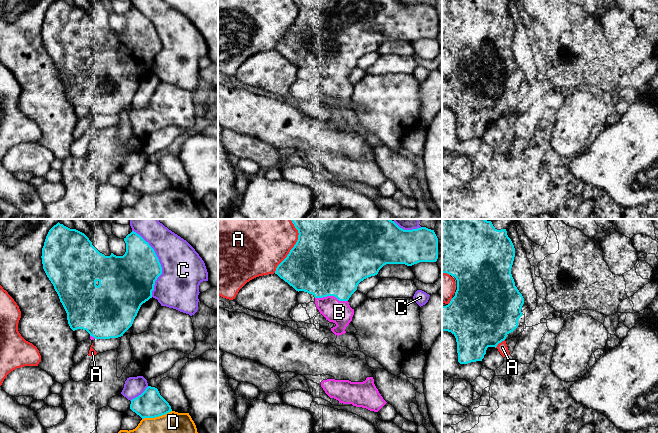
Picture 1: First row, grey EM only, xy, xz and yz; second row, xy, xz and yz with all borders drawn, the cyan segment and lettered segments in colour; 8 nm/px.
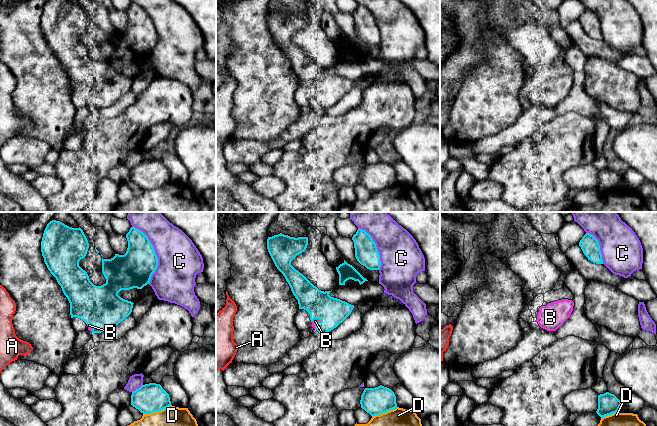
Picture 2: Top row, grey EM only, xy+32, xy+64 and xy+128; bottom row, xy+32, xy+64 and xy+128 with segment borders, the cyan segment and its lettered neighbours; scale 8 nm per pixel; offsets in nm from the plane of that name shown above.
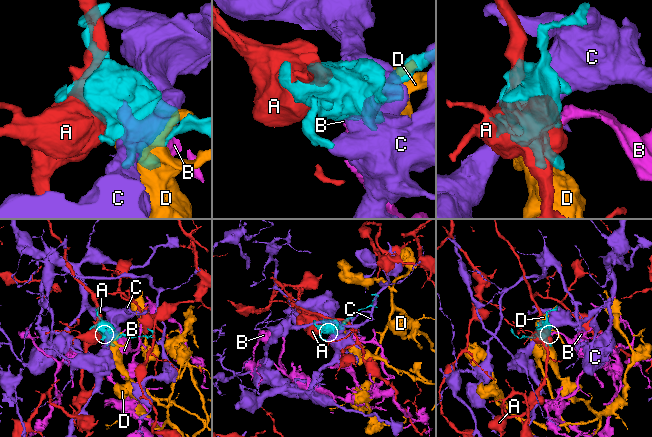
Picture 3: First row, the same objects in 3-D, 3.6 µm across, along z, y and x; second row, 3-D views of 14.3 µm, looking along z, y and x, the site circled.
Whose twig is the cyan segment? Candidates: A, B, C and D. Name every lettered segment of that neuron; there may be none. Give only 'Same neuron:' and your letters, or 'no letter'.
Same neuron: B

